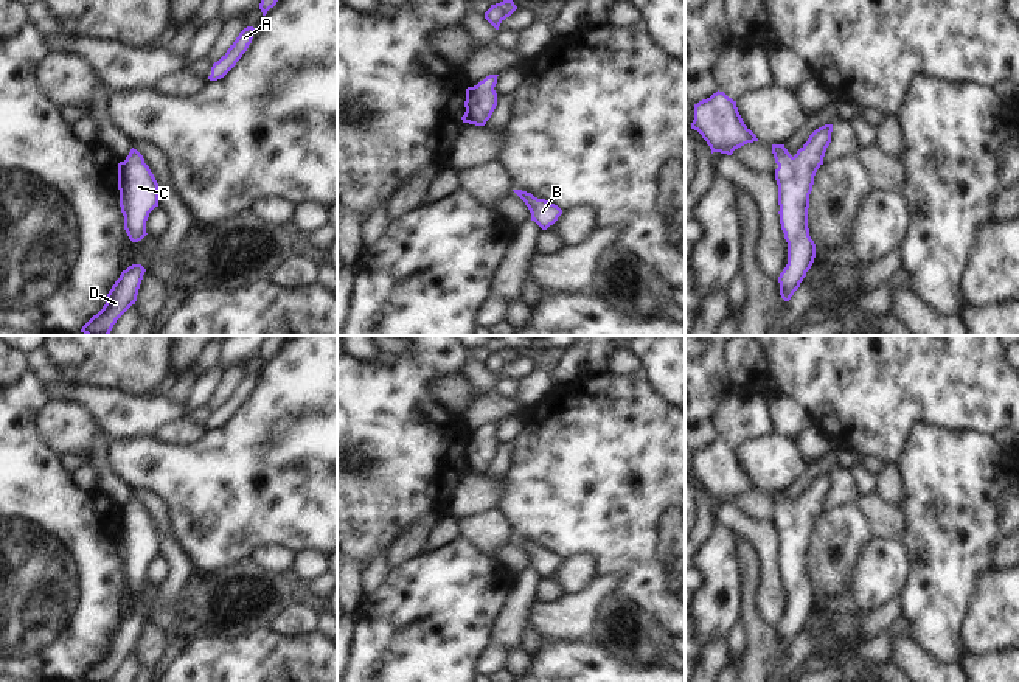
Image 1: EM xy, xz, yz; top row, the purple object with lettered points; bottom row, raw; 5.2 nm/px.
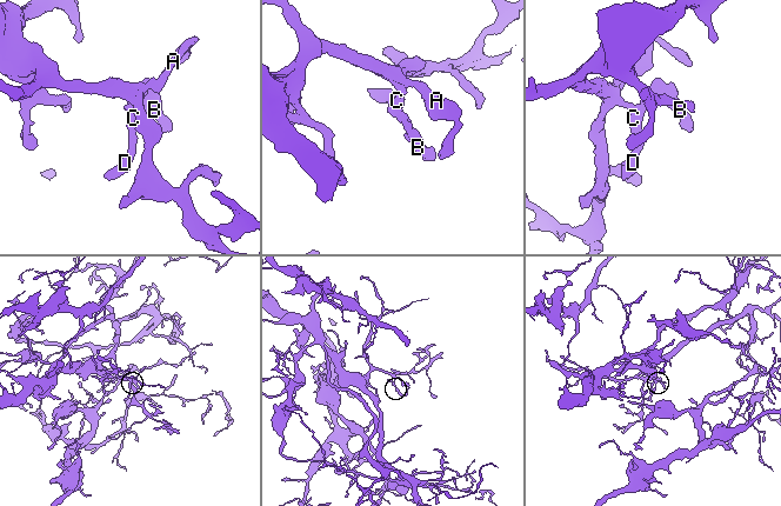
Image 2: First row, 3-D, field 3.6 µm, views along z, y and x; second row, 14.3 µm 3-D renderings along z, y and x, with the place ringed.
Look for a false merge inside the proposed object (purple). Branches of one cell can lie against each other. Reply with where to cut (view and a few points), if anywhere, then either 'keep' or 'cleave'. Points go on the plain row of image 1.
no cut | keep

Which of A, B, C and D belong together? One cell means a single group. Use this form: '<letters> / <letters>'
A B C D

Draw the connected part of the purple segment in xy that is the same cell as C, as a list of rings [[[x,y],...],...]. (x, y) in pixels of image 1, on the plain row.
[[[130,497],[124,510],[118,511],[120,555],[124,578],[132,590],[146,581],[149,561],[158,555],[158,531],[137,497]]]

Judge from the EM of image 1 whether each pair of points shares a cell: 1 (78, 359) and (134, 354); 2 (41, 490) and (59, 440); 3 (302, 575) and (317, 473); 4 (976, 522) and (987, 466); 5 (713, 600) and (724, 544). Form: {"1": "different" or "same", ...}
{"1": "same", "2": "different", "3": "different", "4": "same", "5": "same"}

